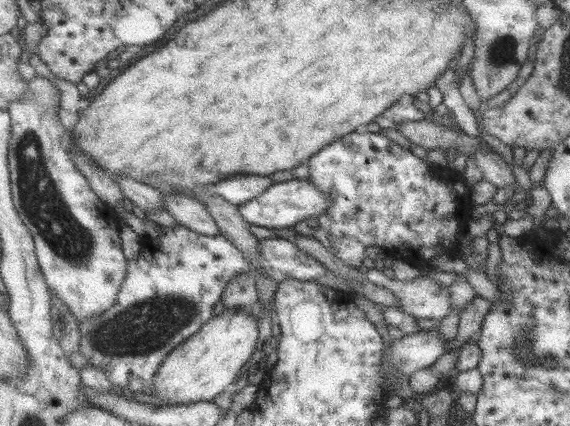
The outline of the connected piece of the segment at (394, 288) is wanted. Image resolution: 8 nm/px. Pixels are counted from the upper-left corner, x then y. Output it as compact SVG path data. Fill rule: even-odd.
M377 268L366 272L367 278L382 288L391 290L402 305L402 312L421 320L443 320L451 312L450 288L441 288L420 275L412 281L392 280Z

